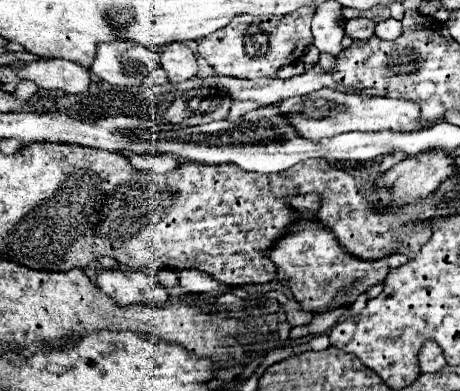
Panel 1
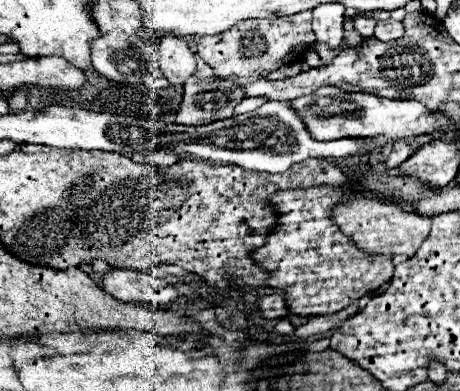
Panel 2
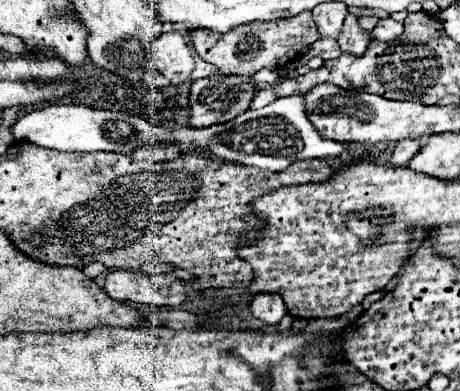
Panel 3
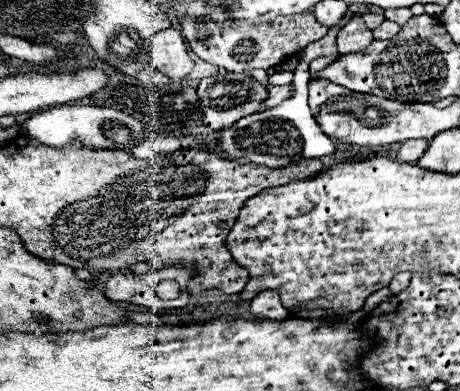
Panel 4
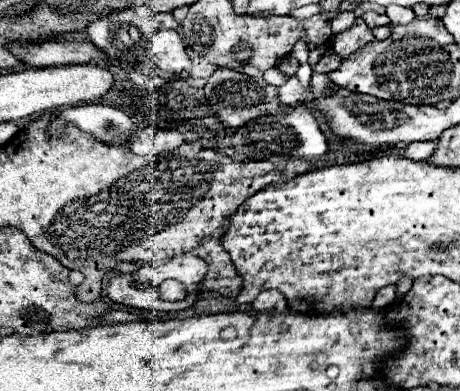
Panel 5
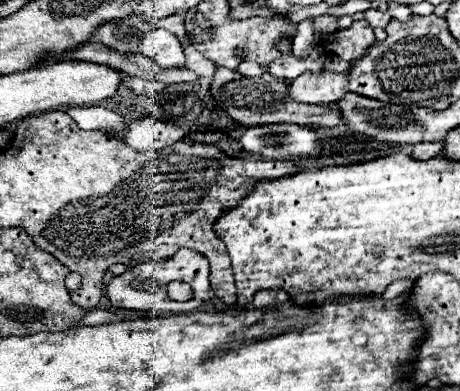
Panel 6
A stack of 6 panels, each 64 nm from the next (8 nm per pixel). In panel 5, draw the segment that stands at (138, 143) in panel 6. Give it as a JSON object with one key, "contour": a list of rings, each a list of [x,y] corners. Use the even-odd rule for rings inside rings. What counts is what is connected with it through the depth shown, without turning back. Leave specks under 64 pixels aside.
{"contour":[[[144,128],[134,132],[130,150],[134,154],[158,154],[164,150],[174,150],[184,144],[184,138],[176,130],[162,130],[162,128]]]}

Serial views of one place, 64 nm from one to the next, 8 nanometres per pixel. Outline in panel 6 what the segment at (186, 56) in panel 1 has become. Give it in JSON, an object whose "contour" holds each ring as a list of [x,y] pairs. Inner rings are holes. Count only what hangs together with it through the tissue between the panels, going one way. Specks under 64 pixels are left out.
{"contour":[[[156,28],[144,36],[142,54],[154,60],[160,68],[184,68],[186,66],[186,56],[184,56],[184,48],[180,40],[164,28]]]}

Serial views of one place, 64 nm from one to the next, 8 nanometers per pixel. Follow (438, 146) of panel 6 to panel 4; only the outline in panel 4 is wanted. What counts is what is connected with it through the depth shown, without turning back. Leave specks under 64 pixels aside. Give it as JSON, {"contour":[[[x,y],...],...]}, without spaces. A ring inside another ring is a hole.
{"contour":[[[406,140],[406,142],[402,142],[402,146],[398,150],[398,160],[416,162],[424,154],[426,146],[428,146],[428,140]]]}

